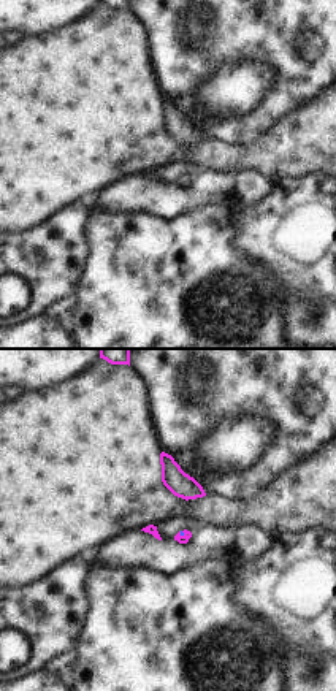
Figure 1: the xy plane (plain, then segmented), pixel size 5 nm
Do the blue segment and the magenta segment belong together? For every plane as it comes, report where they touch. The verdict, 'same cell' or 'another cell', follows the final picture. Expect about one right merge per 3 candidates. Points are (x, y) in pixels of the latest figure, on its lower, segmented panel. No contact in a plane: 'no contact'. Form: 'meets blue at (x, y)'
meets blue at (183, 533)

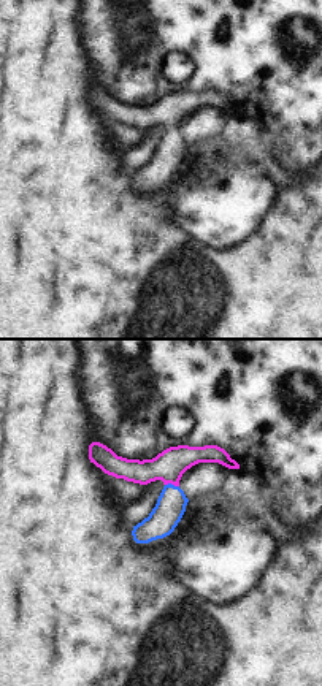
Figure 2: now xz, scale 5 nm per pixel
meets blue at (170, 484)

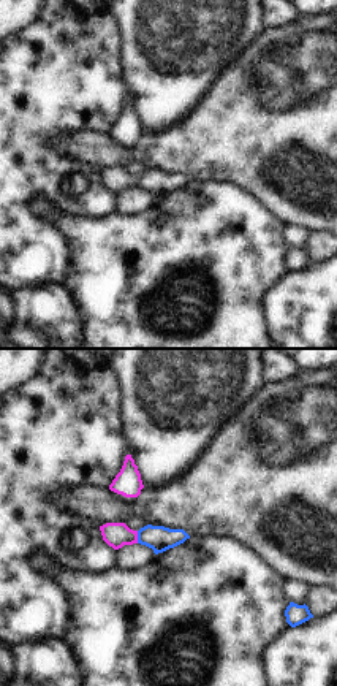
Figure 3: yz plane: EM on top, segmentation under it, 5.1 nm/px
meets blue at (138, 537)

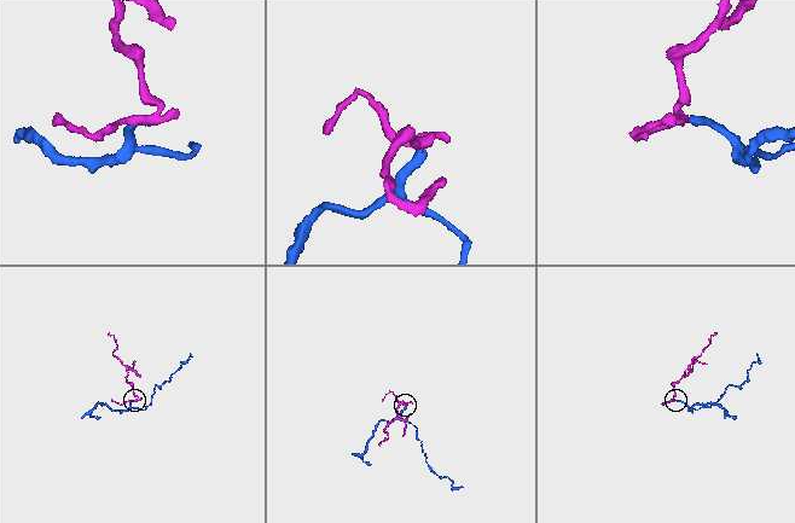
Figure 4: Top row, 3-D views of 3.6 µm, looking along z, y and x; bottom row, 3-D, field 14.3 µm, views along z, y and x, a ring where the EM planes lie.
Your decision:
same cell

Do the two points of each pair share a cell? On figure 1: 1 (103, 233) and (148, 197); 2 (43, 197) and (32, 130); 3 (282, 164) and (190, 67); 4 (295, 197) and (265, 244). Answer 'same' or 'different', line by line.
1: different
2: same
3: different
4: same

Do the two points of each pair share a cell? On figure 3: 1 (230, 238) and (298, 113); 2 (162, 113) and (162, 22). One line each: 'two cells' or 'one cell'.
1: two cells
2: one cell

